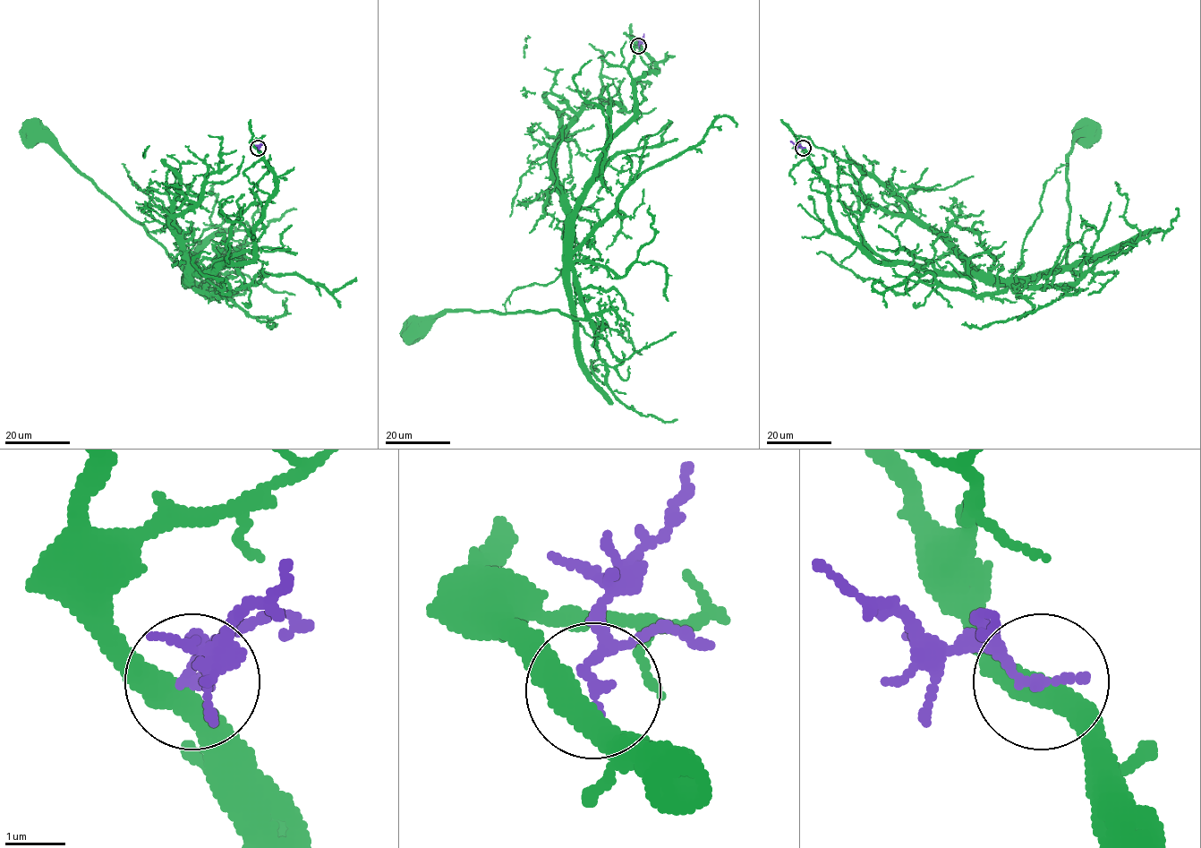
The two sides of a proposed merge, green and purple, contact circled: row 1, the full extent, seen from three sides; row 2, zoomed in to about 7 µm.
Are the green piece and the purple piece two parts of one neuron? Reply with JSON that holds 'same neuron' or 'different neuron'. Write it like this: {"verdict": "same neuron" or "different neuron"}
{"verdict": "different neuron"}

